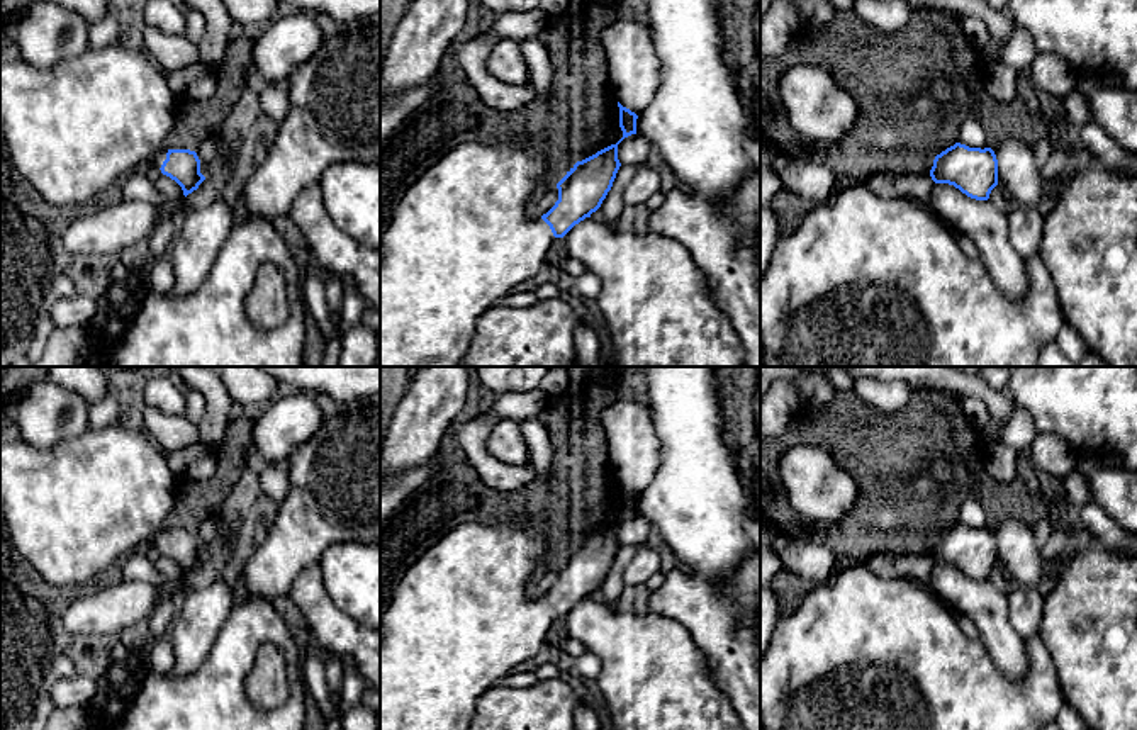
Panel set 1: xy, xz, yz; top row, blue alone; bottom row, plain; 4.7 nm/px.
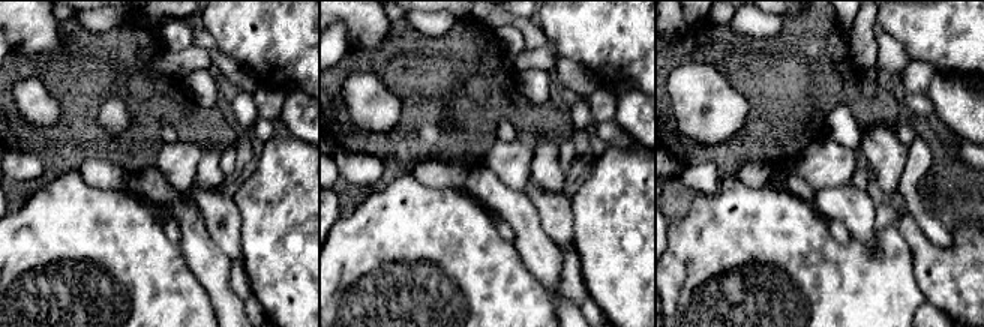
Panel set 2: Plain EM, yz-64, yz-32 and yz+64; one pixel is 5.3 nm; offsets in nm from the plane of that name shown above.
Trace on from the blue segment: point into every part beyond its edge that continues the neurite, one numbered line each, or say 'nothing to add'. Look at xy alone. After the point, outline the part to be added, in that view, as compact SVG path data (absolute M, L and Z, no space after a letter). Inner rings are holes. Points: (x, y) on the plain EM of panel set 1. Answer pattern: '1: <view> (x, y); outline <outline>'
1: xy (72, 510); outline M115 421L49 448L36 448L10 433L0 438L0 511L7 536L15 553L54 586L87 582L129 557L141 543L161 548L168 533L165 519L176 501L175 489L166 453L143 428Z

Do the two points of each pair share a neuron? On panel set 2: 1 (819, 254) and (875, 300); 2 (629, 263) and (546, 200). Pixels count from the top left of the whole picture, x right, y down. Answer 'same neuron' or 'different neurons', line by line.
1: same neuron
2: different neurons

